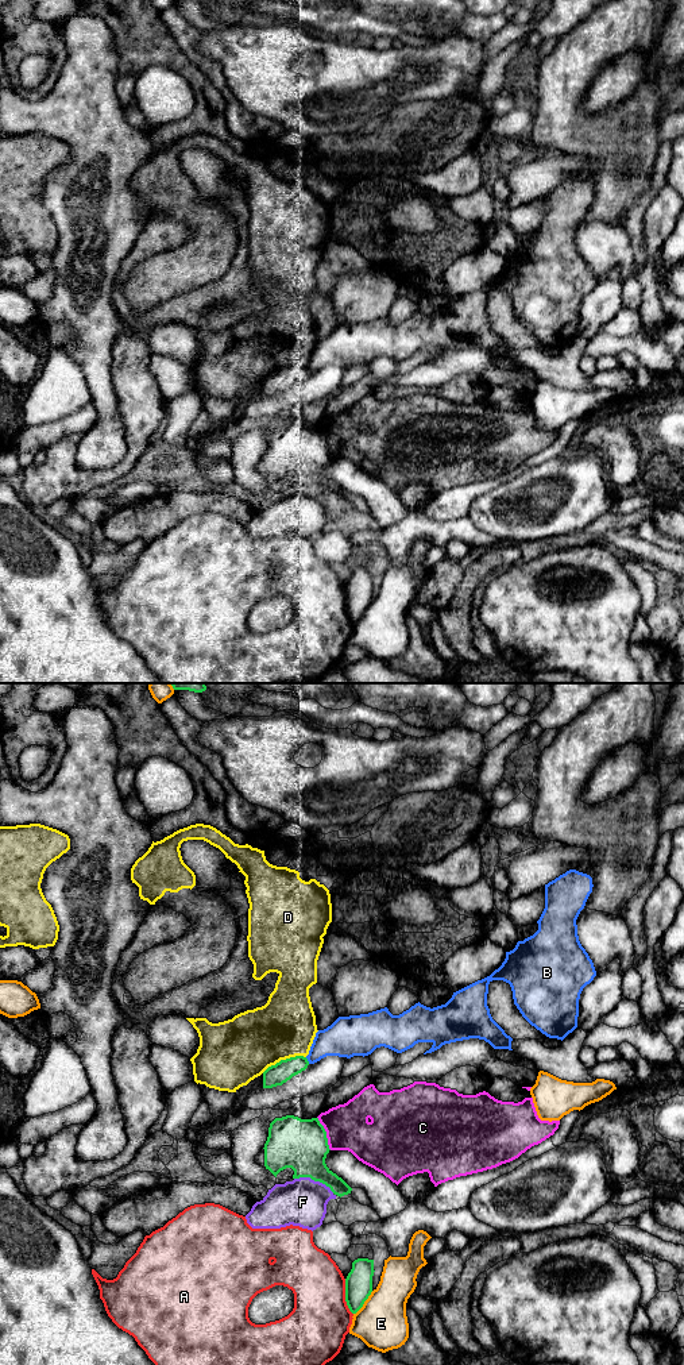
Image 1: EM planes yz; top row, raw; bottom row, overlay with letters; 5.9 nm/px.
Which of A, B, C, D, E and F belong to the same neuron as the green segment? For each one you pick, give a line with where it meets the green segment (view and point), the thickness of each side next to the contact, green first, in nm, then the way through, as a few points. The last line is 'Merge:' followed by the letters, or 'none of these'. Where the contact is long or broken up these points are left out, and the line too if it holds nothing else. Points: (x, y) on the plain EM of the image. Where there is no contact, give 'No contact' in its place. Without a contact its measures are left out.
Merge: none of these

